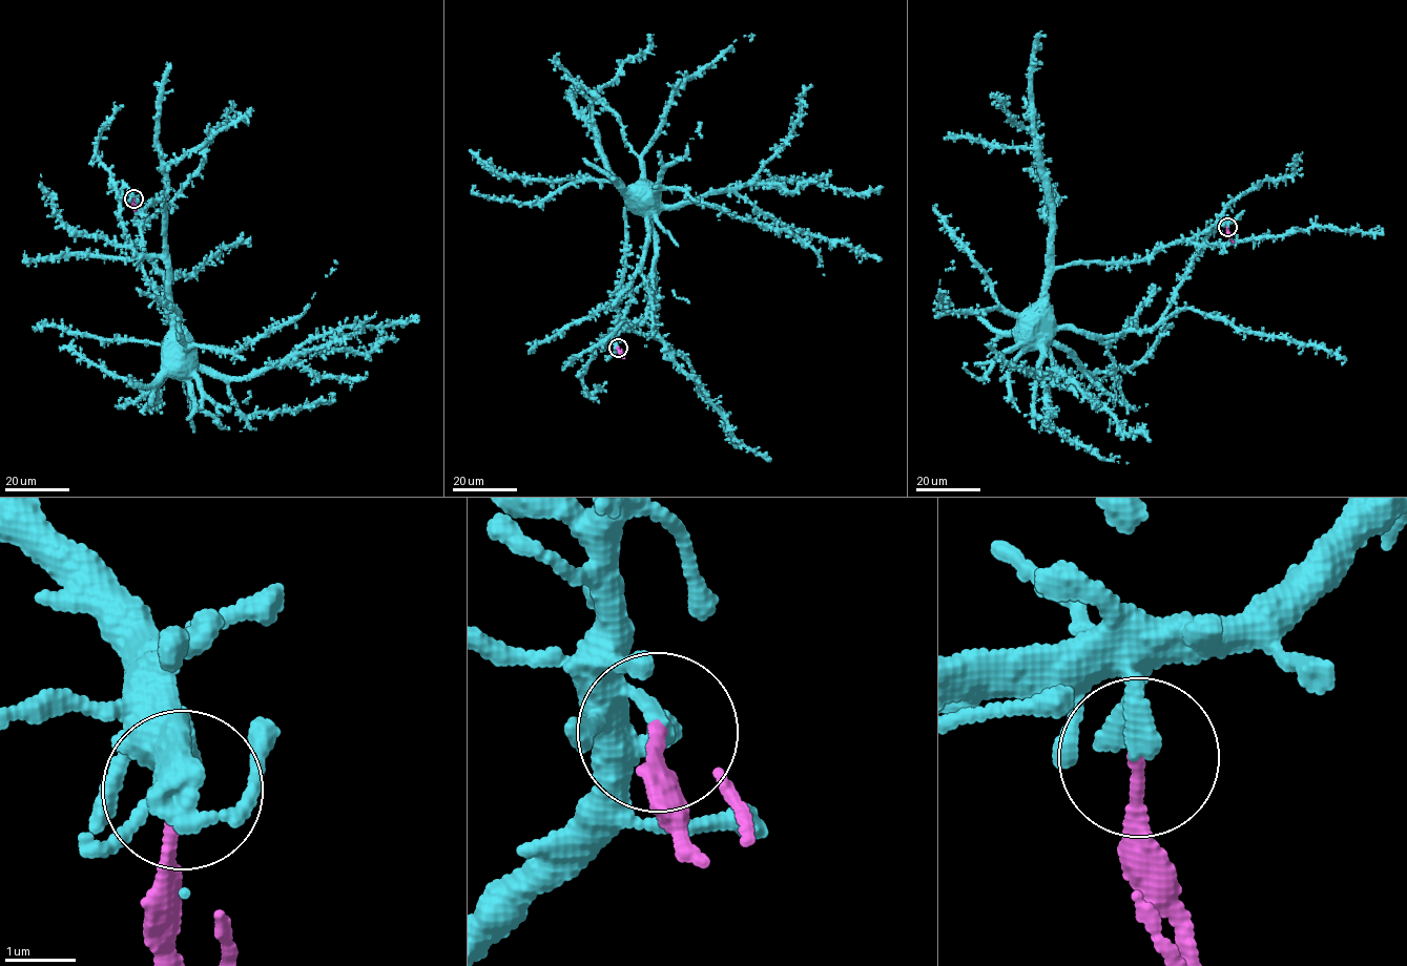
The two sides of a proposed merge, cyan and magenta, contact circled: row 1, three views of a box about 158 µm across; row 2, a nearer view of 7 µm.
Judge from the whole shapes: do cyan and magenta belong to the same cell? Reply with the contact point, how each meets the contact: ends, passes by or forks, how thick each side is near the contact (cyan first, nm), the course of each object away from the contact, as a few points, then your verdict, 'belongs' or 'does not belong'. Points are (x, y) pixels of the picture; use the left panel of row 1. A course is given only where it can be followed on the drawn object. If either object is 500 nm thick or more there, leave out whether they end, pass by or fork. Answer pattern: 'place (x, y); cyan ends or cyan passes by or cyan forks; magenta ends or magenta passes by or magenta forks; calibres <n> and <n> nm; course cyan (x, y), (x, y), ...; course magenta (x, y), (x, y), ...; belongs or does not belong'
place (133, 198); cyan ends; magenta ends; calibres 260 and 170 nm; course cyan (133, 198), (143, 250), (162, 273), (169, 290), (172, 338), (181, 337); course magenta (133, 198), (136, 211); does not belong

